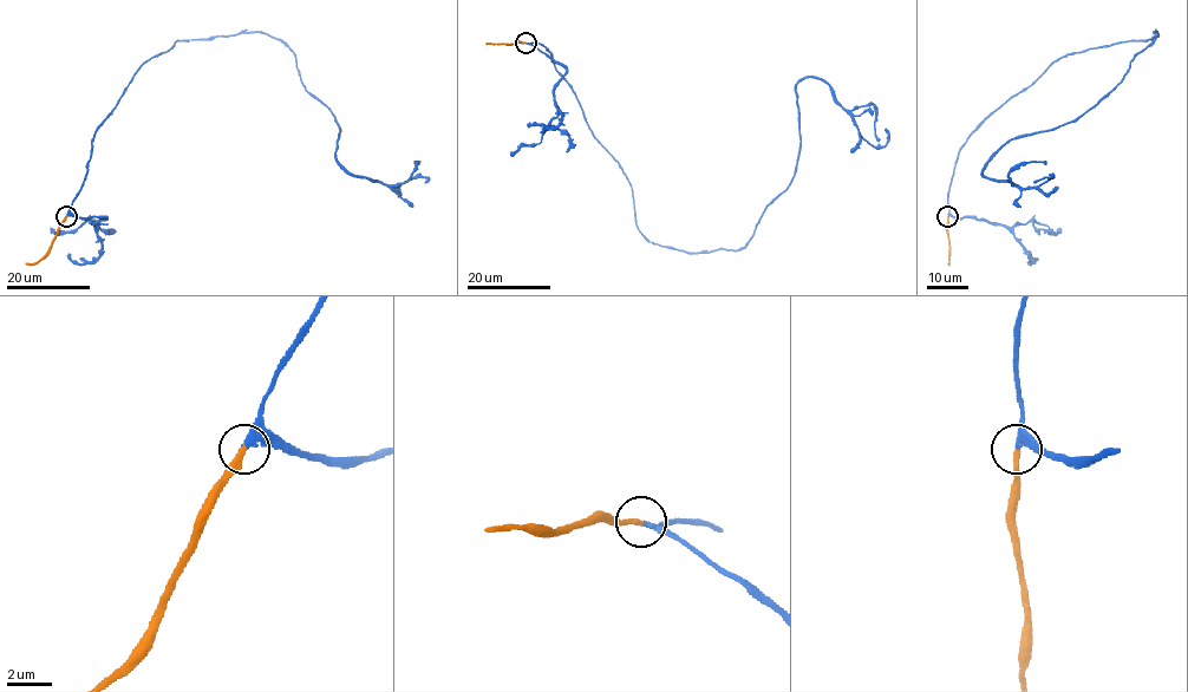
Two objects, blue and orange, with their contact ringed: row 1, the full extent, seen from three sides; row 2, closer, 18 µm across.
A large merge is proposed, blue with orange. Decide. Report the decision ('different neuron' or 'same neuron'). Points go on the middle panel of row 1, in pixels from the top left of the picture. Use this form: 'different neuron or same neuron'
same neuron

